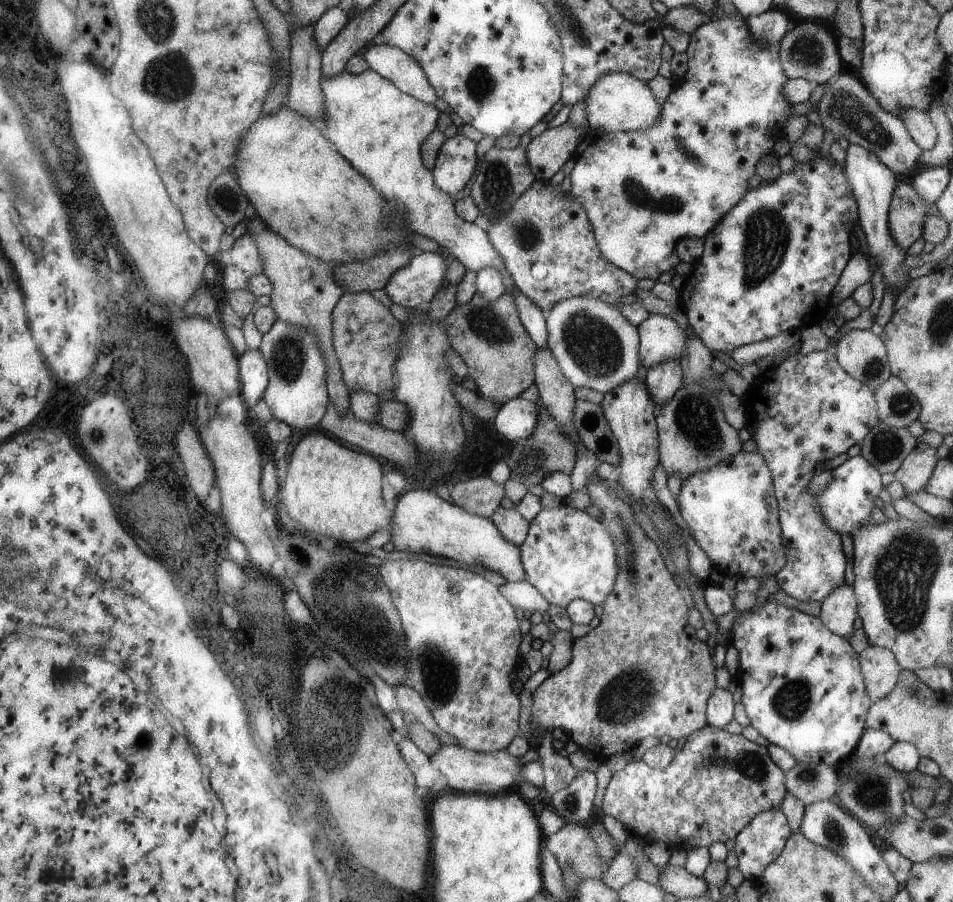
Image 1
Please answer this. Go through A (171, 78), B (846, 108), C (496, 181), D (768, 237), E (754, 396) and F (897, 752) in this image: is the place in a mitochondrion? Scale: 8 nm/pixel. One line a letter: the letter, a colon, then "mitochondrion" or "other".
A: mitochondrion
B: mitochondrion
C: mitochondrion
D: mitochondrion
E: other
F: other

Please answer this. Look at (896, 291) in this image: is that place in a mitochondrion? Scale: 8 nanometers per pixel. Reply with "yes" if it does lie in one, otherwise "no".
no

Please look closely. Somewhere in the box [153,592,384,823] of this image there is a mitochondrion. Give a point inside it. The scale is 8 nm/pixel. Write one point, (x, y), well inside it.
(345, 725)

